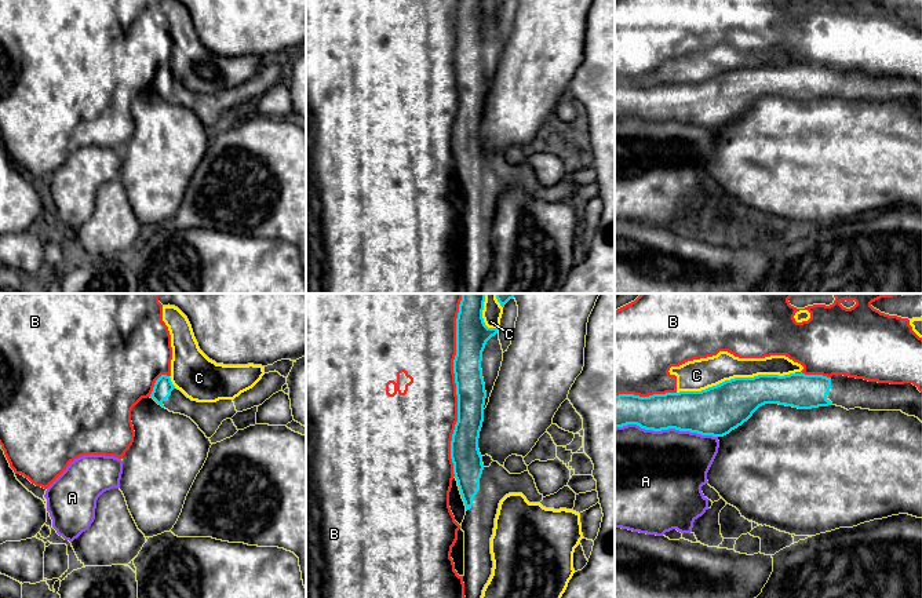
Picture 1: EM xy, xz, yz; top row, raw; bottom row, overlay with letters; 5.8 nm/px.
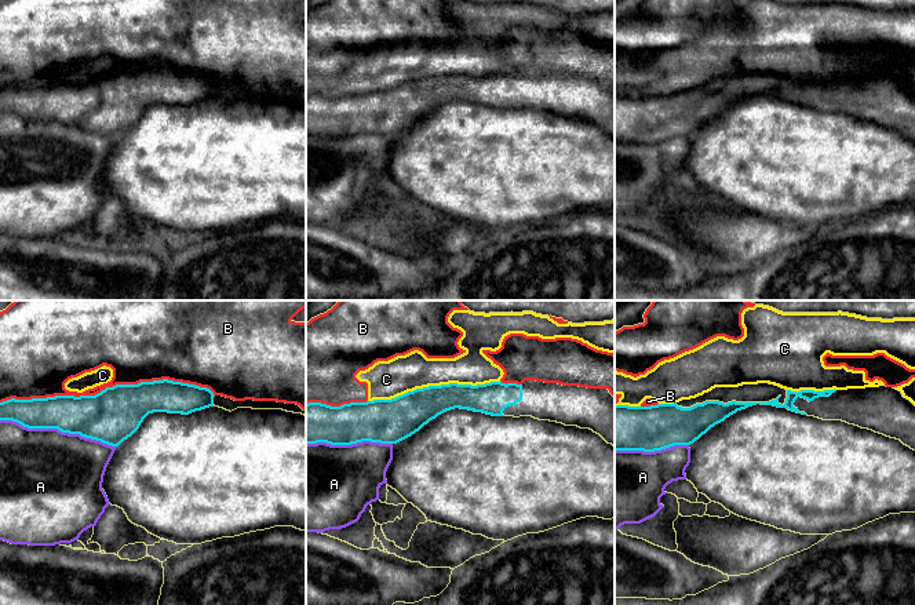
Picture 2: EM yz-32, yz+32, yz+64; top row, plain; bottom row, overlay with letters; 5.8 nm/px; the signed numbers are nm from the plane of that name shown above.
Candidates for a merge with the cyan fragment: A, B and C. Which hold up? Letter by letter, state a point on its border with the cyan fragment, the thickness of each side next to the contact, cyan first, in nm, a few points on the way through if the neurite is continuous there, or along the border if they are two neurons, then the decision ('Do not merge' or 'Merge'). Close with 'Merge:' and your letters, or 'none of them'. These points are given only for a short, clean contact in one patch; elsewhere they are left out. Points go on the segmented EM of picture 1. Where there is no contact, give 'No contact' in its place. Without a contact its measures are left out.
A: Touches cyan at yz (666, 429). Thickness 260 nm (cyan) against 480 nm. Do not merge
B: Touches cyan at xz (456, 385). Thickness 180 nm (cyan) against 360 nm. Do not merge
C: Touches cyan at yz (735, 378). Thickness 280 nm (cyan) against 180 nm. Do not merge
Merge: none of them

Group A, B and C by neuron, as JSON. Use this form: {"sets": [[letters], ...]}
{"sets": [["A"], ["B"], ["C"]]}

